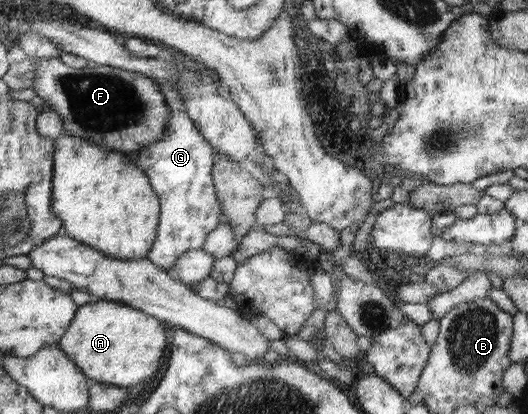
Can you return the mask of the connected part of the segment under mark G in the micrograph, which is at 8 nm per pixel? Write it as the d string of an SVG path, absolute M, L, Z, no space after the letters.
M171 108L168 122L164 124L164 136L138 150L135 163L144 169L161 202L159 235L148 258L168 272L172 272L174 263L184 253L202 249L208 236L221 224L222 200L216 192L213 176L216 152L187 112Z

